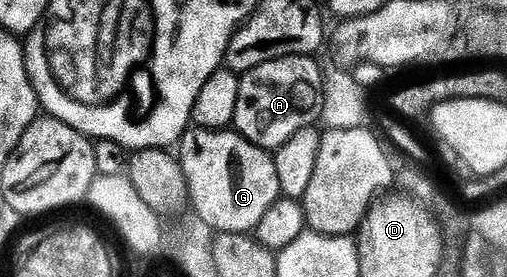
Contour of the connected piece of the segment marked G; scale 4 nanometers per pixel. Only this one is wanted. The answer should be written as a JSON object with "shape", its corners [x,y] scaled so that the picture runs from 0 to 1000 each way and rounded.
{"shape":[[[373,462],[351,513],[351,596],[359,614],[361,664],[371,671],[371,726],[389,787],[410,809],[426,841],[495,845],[517,805],[517,776],[554,711],[548,617],[538,556],[511,538],[501,516],[464,473]]]}

